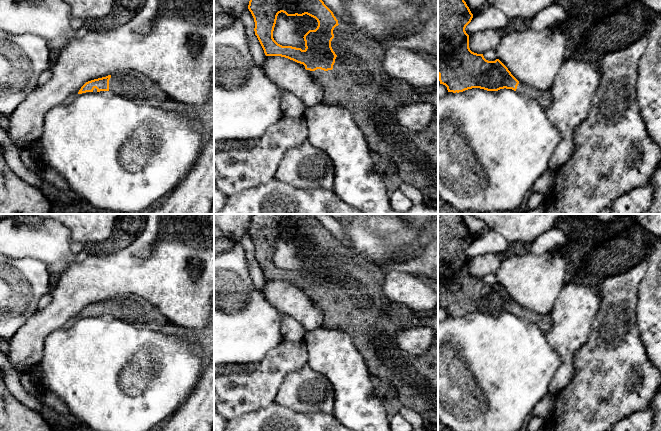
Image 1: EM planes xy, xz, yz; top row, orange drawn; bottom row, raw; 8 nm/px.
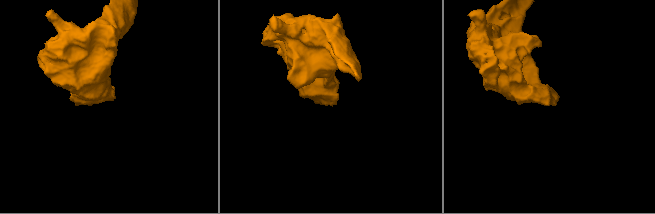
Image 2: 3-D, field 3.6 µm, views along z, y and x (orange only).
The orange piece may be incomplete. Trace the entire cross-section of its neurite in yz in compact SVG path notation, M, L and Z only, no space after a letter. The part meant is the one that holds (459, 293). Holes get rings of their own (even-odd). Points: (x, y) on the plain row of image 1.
M438 214L438 299L448 316L472 312L487 315L512 313L538 325L546 334L552 327L551 314L539 314L518 305L499 284L488 285L469 272L465 252L473 238L461 214Z

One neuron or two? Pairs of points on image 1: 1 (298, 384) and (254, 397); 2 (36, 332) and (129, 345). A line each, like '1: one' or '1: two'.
1: two
2: two

